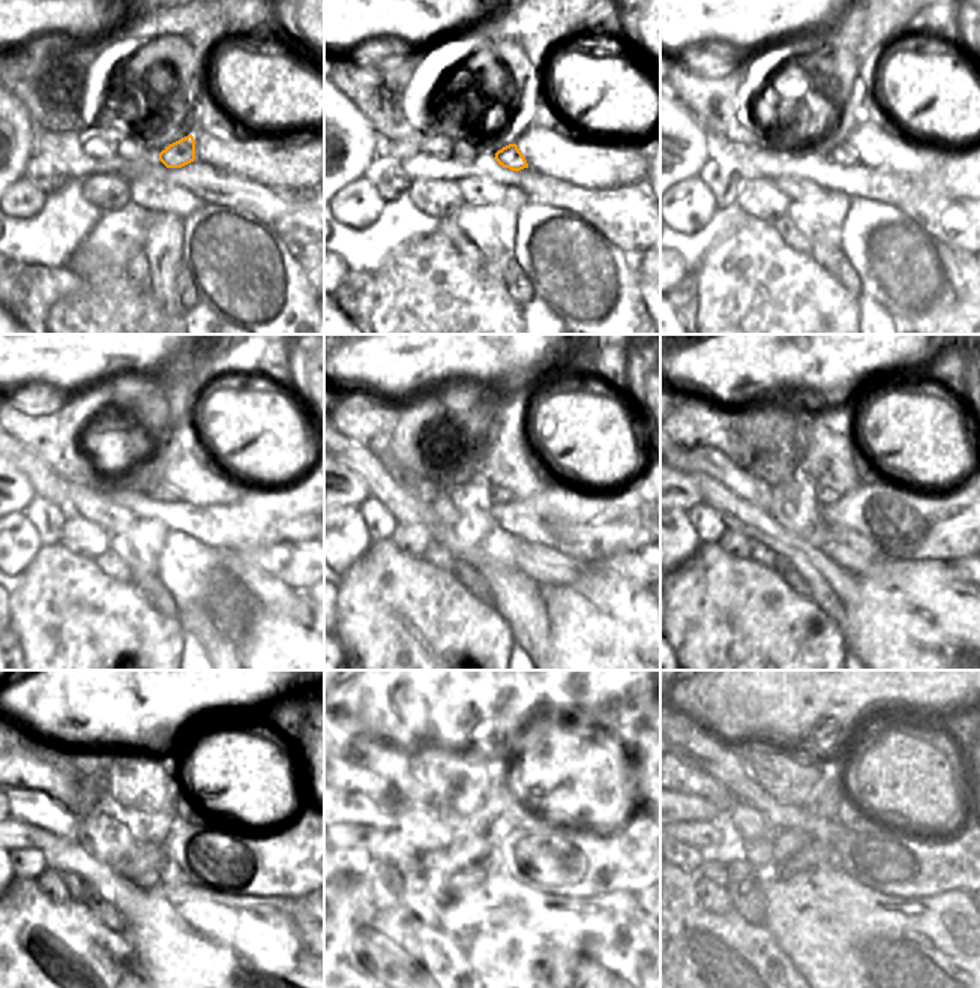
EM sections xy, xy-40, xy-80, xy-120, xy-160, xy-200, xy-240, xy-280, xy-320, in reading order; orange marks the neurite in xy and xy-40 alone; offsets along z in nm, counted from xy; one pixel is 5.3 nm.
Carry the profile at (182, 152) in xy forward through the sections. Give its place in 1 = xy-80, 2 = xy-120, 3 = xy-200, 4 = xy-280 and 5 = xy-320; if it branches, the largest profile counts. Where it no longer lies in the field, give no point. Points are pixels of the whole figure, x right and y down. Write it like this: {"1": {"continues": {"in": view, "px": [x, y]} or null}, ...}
{"1": {"continues": {"in": "xy-80", "px": [844, 155]}}, "2": {"continues": {"in": "xy-120", "px": [164, 492]}}, "3": {"continues": {"in": "xy-200", "px": [824, 495]}}, "4": {"continues": {"in": "xy-280", "px": [491, 817]}}, "5": {"continues": {"in": "xy-320", "px": [826, 799]}}}

